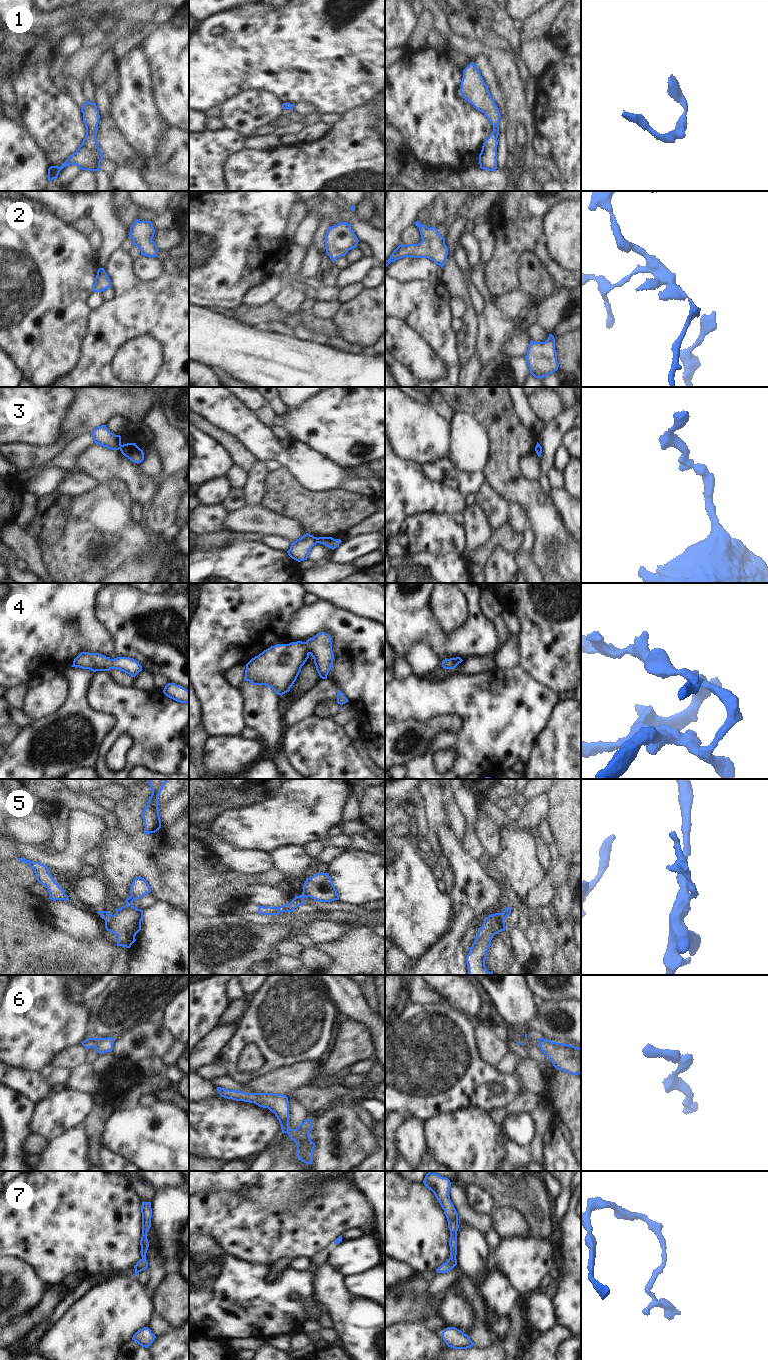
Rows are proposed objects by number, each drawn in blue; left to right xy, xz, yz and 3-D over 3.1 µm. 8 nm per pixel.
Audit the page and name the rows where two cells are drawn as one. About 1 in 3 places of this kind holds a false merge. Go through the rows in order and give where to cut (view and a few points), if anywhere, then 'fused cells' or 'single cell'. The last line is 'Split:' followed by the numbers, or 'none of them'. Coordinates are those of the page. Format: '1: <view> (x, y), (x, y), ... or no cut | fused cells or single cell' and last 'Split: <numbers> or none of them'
1: no cut | single cell
2: no cut | single cell
3: xz (316, 538), (317, 542) | fused cells
4: no cut | single cell
5: xy (107, 913), (104, 919) | fused cells
6: no cut | single cell
7: no cut | single cell
Split: 3, 5

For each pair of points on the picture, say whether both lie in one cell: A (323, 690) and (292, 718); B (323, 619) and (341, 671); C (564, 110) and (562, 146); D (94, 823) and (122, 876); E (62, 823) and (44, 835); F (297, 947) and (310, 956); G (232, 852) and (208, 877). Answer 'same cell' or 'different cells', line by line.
A: same cell
B: same cell
C: same cell
D: different cells
E: different cells
F: different cells
G: different cells

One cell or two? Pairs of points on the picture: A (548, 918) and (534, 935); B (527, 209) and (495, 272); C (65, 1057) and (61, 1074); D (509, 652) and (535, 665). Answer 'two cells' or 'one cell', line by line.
A: two cells
B: one cell
C: two cells
D: two cells

